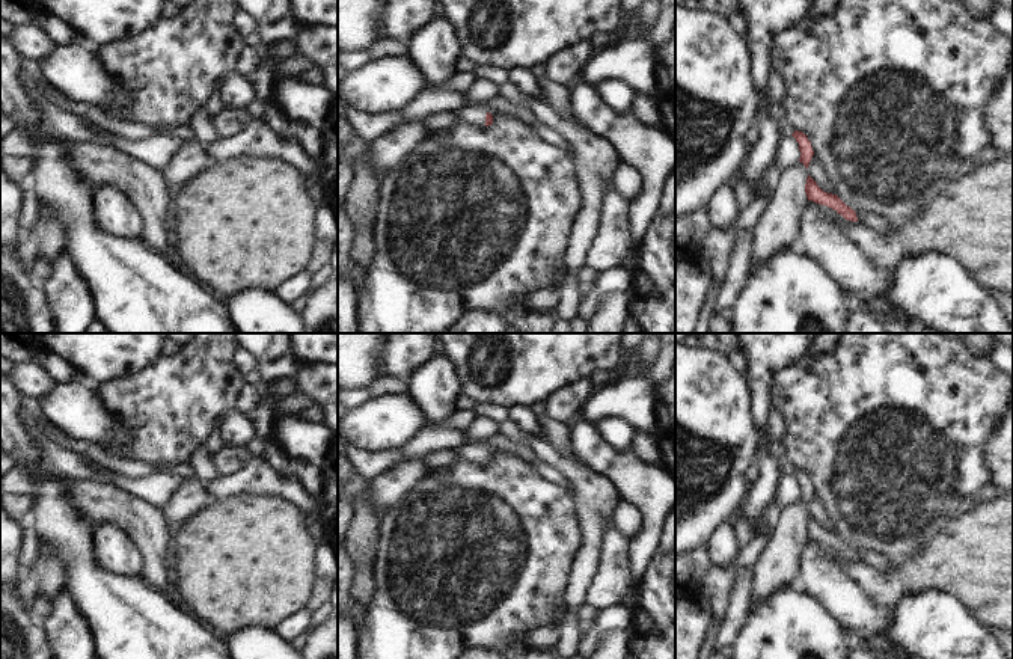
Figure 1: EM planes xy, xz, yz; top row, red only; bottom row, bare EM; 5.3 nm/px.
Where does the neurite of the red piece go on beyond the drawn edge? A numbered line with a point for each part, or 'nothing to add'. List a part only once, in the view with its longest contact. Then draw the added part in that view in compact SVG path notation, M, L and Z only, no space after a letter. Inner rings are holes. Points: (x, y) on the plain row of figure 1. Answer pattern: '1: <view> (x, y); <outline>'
1: xz (475, 453); M469 443L461 445L455 451L461 455L463 460L470 460L473 463L485 463L487 445L484 443Z

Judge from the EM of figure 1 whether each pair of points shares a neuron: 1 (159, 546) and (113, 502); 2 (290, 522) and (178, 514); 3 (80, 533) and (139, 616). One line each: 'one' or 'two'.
1: one
2: two
3: one

